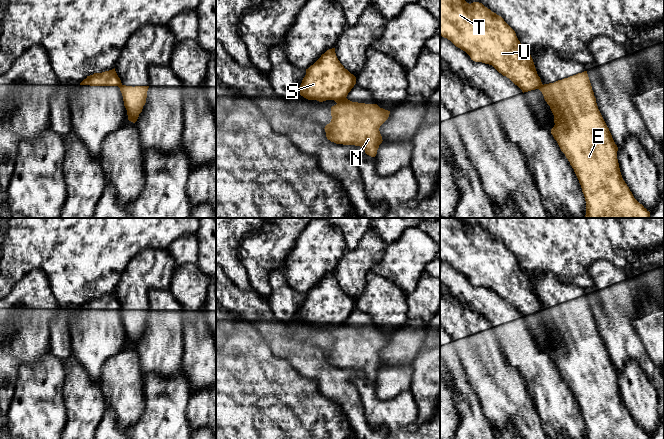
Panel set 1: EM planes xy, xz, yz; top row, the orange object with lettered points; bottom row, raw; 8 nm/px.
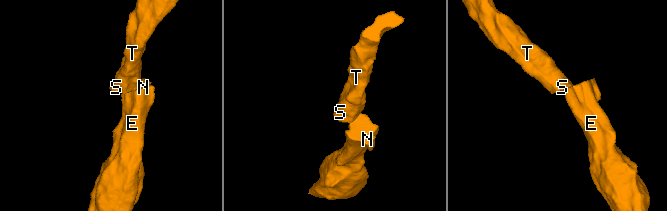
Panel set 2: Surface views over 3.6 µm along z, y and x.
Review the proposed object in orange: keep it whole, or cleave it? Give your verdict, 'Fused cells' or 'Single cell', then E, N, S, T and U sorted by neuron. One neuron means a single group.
Fused cells. Groups: E N / S T U

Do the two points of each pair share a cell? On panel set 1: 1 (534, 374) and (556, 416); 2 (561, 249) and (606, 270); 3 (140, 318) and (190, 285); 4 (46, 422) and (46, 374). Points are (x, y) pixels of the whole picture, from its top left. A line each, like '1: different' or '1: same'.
1: same
2: different
3: different
4: same

